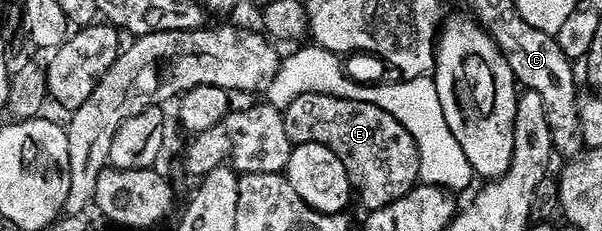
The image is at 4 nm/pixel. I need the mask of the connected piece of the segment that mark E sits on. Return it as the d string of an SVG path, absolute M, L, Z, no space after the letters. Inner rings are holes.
M304 94L296 98L284 110L286 117L286 133L288 138L296 146L300 144L319 144L328 146L332 154L344 162L344 170L348 170L351 189L362 199L366 210L375 212L417 188L420 183L420 150L408 134L408 130L392 114L380 110L380 106L372 106L368 102L352 102L344 98L336 98L328 94Z

